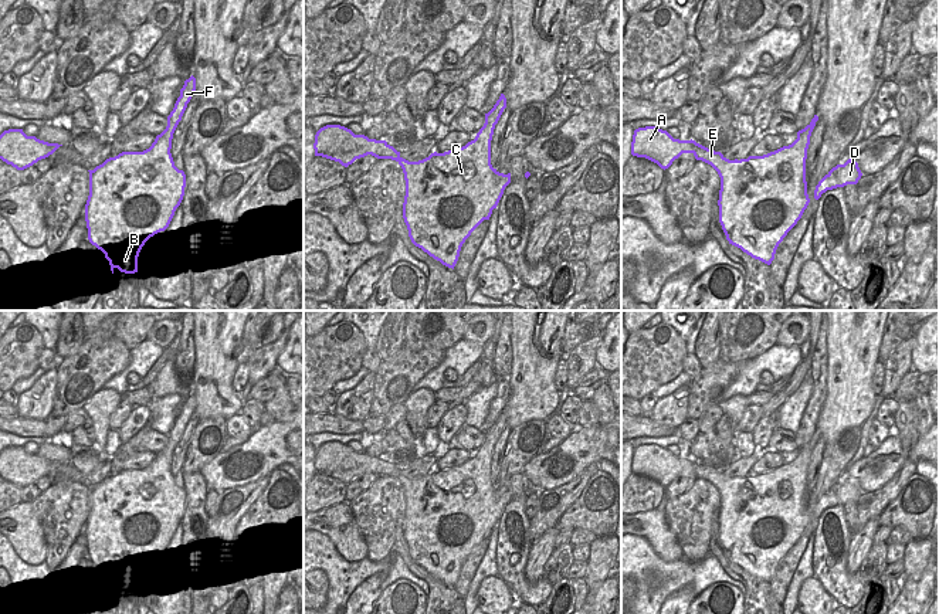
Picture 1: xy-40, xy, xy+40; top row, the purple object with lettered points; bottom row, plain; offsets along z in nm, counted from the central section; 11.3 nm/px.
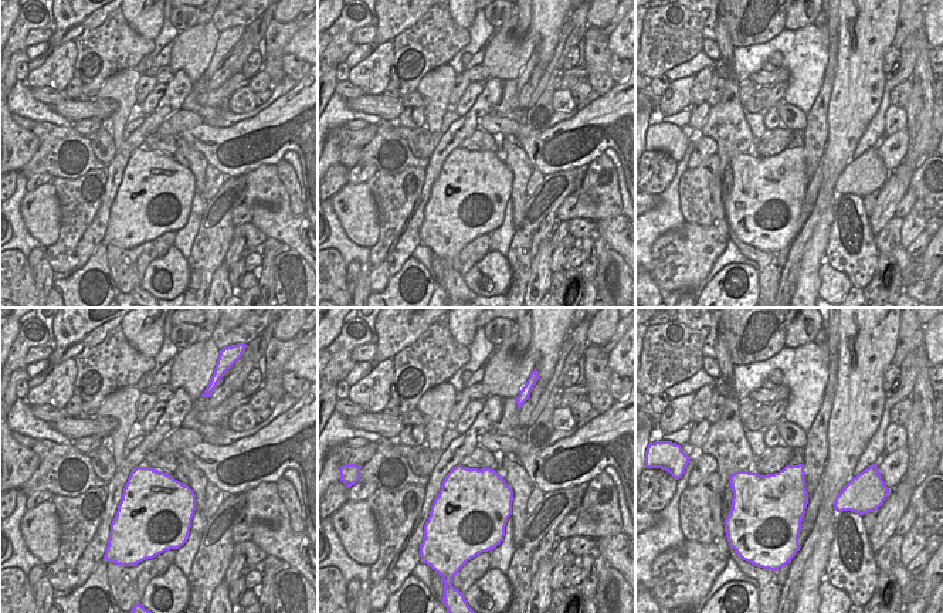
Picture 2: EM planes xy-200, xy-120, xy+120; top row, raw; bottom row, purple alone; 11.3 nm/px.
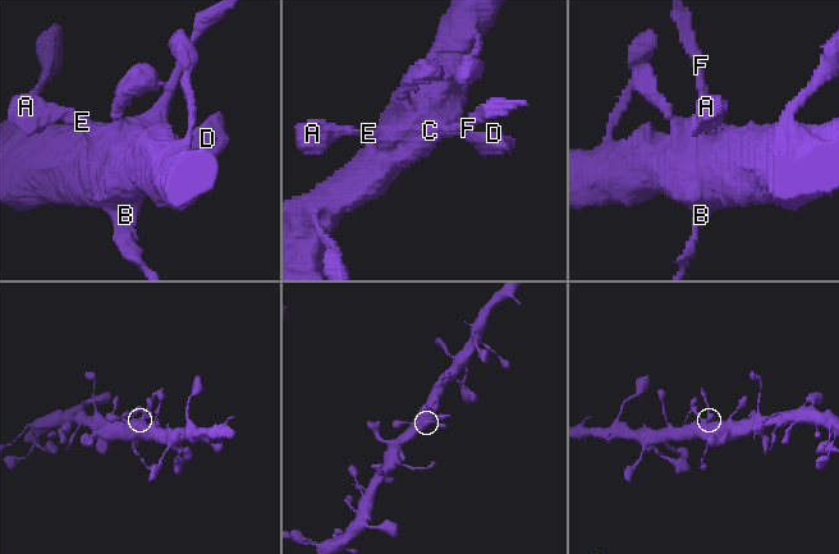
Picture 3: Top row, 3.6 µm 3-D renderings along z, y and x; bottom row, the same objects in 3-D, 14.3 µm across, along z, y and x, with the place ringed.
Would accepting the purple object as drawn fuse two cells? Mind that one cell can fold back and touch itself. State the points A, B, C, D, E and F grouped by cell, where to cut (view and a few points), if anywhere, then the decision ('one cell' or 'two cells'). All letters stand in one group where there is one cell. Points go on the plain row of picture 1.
groups A B C D E F; cut none; one cell

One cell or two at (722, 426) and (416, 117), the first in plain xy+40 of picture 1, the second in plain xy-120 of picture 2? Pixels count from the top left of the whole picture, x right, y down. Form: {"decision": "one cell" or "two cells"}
{"decision": "one cell"}

